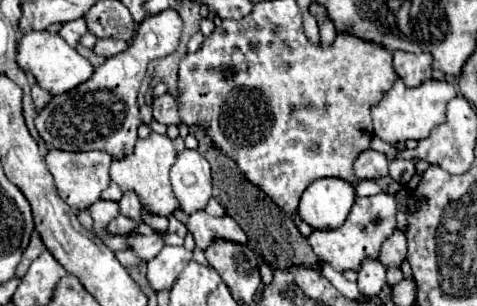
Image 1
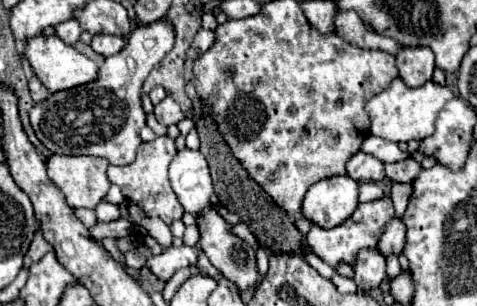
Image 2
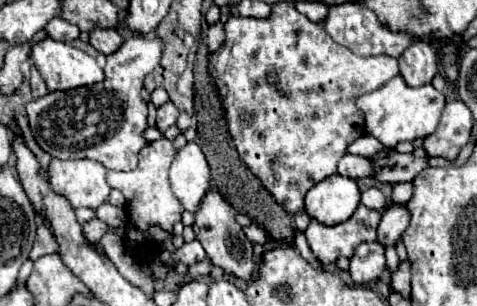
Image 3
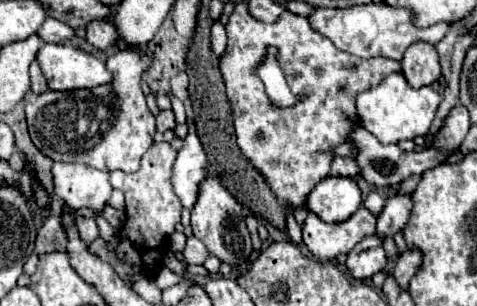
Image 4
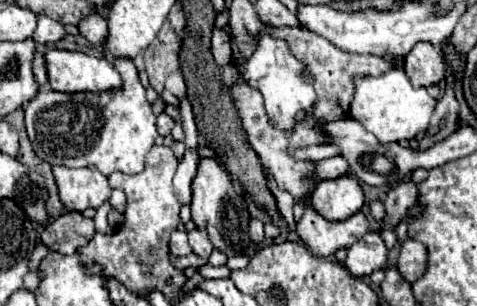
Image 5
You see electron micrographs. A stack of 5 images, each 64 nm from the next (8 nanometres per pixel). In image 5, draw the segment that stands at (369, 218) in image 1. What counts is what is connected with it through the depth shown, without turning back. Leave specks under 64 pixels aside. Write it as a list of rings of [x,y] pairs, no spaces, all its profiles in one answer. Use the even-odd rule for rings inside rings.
[[[306,206],[302,220],[298,222],[298,236],[310,252],[316,256],[332,256],[340,248],[350,248],[364,232],[370,230],[370,222],[364,212],[356,212],[348,220],[328,222],[312,206]]]

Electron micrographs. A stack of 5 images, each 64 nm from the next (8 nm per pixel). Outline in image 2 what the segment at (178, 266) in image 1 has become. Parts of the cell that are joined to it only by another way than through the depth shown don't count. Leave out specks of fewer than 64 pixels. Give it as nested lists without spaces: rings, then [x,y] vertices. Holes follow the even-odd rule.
[[[168,246],[162,250],[162,254],[150,258],[146,264],[150,266],[150,272],[160,280],[160,282],[168,282],[174,272],[178,272],[180,268],[186,266],[194,266],[196,264],[196,256],[198,256],[198,246],[188,248],[188,246]]]

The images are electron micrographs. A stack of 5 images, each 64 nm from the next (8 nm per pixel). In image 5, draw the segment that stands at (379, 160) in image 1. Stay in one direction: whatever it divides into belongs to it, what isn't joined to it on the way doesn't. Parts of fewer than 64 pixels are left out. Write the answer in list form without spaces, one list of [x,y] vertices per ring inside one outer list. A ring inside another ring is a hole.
[[[342,156],[320,160],[316,164],[316,176],[318,176],[318,180],[324,180],[324,178],[340,178],[340,176],[344,176],[348,172],[350,172],[348,162]]]

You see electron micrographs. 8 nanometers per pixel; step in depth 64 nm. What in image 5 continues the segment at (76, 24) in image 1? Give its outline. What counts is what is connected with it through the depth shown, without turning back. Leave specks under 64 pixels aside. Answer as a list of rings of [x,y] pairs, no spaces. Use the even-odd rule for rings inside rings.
[[[40,16],[38,18],[38,28],[34,30],[34,40],[40,44],[56,44],[58,40],[62,40],[66,36],[66,30],[60,22],[48,18],[48,16]]]

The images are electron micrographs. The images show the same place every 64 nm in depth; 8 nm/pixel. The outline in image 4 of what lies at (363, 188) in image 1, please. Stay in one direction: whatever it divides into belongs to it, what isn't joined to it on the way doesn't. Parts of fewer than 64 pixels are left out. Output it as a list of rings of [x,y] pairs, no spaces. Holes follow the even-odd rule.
[[[370,192],[366,198],[364,198],[364,206],[372,212],[372,214],[380,214],[382,212],[382,208],[384,208],[384,198],[378,194],[378,192]]]

